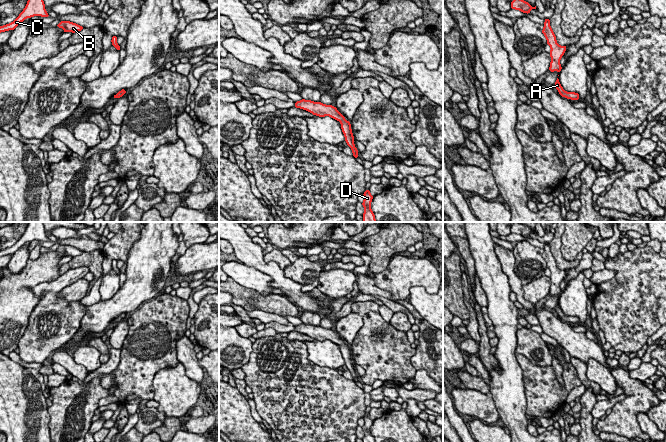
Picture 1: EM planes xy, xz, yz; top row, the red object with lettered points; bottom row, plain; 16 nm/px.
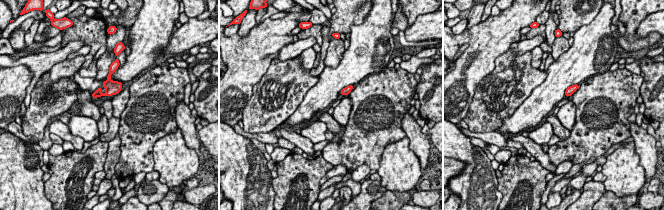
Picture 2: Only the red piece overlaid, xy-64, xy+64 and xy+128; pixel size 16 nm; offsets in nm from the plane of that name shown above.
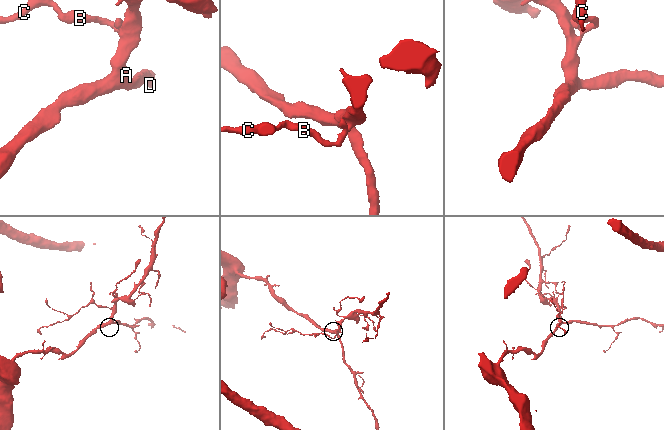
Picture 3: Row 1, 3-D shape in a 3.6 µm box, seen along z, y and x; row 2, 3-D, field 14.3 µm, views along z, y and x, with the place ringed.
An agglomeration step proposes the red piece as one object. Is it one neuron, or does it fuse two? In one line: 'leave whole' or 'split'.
leave whole

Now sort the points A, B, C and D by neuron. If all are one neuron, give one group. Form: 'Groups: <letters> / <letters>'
Groups: A B C D

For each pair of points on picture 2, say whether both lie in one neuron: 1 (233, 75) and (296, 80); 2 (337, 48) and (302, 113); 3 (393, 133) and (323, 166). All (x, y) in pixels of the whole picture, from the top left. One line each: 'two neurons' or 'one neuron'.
1: two neurons
2: two neurons
3: two neurons

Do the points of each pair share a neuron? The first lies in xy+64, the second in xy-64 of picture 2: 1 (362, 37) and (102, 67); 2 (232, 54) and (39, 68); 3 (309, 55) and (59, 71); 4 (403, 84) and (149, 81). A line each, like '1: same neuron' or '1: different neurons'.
1: different neurons
2: different neurons
3: same neuron
4: same neuron

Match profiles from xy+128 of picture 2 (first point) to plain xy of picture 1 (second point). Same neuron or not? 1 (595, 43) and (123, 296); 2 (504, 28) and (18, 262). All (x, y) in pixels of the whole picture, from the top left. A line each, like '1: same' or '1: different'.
1: same
2: different

